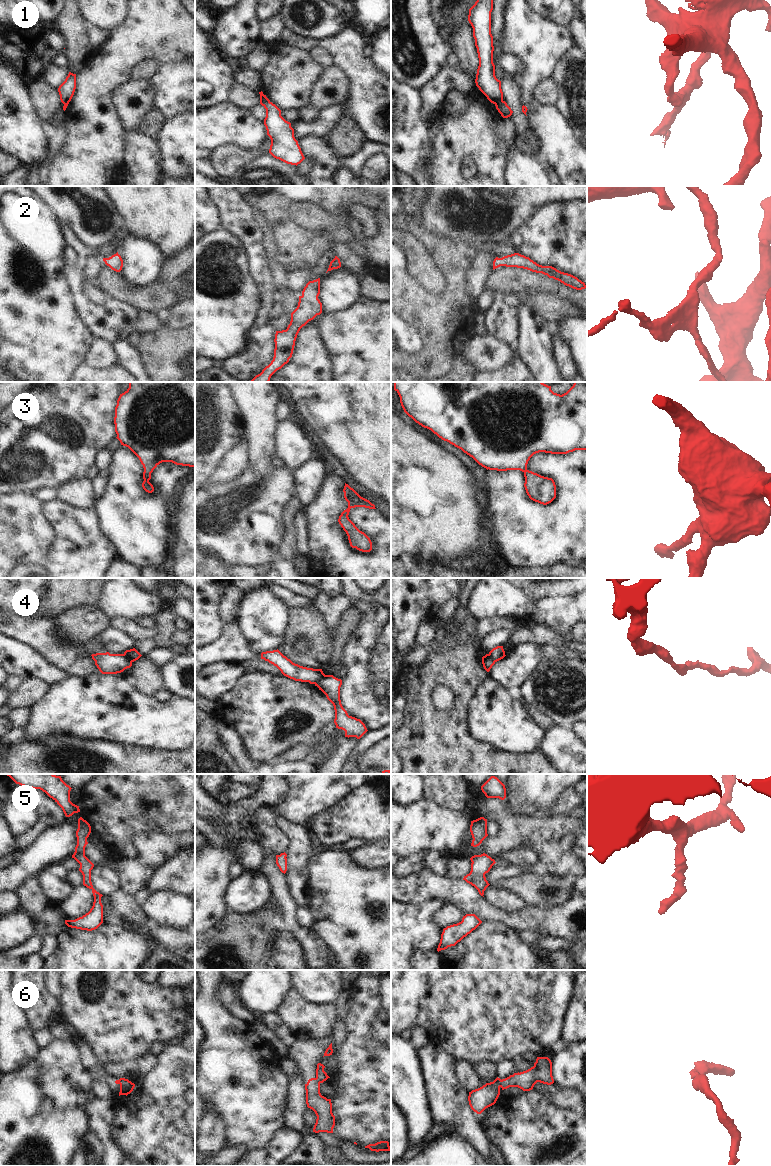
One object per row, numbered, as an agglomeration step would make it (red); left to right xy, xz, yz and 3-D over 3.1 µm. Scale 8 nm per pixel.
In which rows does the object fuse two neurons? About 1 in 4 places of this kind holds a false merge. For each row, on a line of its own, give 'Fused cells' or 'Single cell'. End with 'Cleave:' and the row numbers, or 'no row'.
1: Fused cells
2: Single cell
3: Single cell
4: Fused cells
5: Single cell
6: Fused cells
Cleave: 1, 4, 6.

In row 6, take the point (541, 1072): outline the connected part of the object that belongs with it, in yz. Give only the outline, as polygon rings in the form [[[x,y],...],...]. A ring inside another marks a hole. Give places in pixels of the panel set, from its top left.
[[[537,1057],[533,1067],[502,1079],[500,1087],[502,1090],[509,1087],[518,1087],[523,1091],[530,1091],[537,1082],[547,1085],[554,1083],[552,1062],[548,1057]]]

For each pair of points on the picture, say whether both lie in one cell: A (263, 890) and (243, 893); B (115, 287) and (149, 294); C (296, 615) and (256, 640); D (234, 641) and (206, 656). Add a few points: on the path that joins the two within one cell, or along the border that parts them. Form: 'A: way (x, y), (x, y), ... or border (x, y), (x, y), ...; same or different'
A: way (258, 890), (250, 890), (248, 892); same
B: way (123, 292), (127, 294), (141, 294); same
C: border (289, 608), (288, 624), (283, 633), (281, 643); different
D: way (227, 648), (213, 652); same

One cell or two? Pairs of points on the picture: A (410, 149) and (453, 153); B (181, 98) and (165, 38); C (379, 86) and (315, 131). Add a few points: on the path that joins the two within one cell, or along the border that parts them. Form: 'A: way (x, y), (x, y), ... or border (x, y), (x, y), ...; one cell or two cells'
A: border (430, 129), (431, 153), (425, 164), (427, 174); two cells
B: border (184, 59), (170, 61), (161, 65); two cells
C: way (363, 102), (358, 106), (340, 110), (331, 115); one cell

